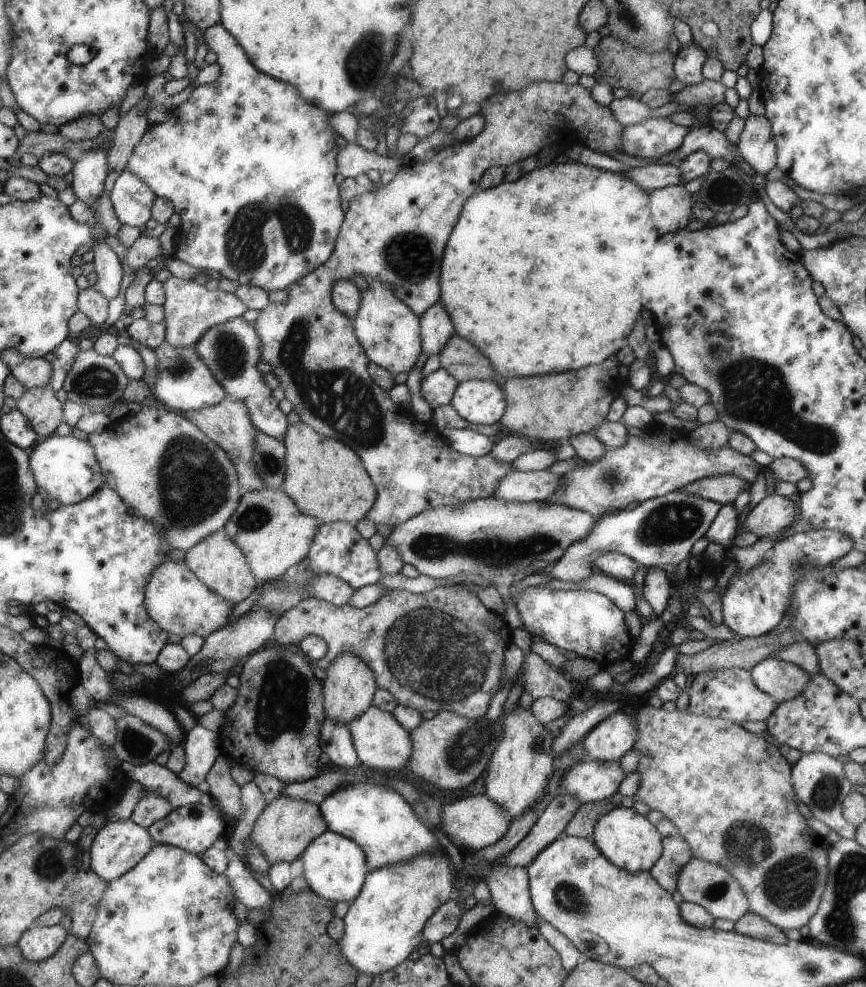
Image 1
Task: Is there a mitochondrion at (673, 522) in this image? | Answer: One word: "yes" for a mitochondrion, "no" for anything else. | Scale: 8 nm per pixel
yes

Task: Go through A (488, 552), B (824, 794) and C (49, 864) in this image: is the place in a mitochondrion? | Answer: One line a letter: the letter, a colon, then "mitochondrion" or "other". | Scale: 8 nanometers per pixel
A: mitochondrion
B: mitochondrion
C: mitochondrion

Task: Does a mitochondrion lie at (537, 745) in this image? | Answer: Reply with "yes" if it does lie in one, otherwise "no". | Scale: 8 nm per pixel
yes

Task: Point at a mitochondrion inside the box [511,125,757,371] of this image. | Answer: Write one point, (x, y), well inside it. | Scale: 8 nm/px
(725, 190)

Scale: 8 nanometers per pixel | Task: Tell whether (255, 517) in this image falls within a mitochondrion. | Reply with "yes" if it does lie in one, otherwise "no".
yes

